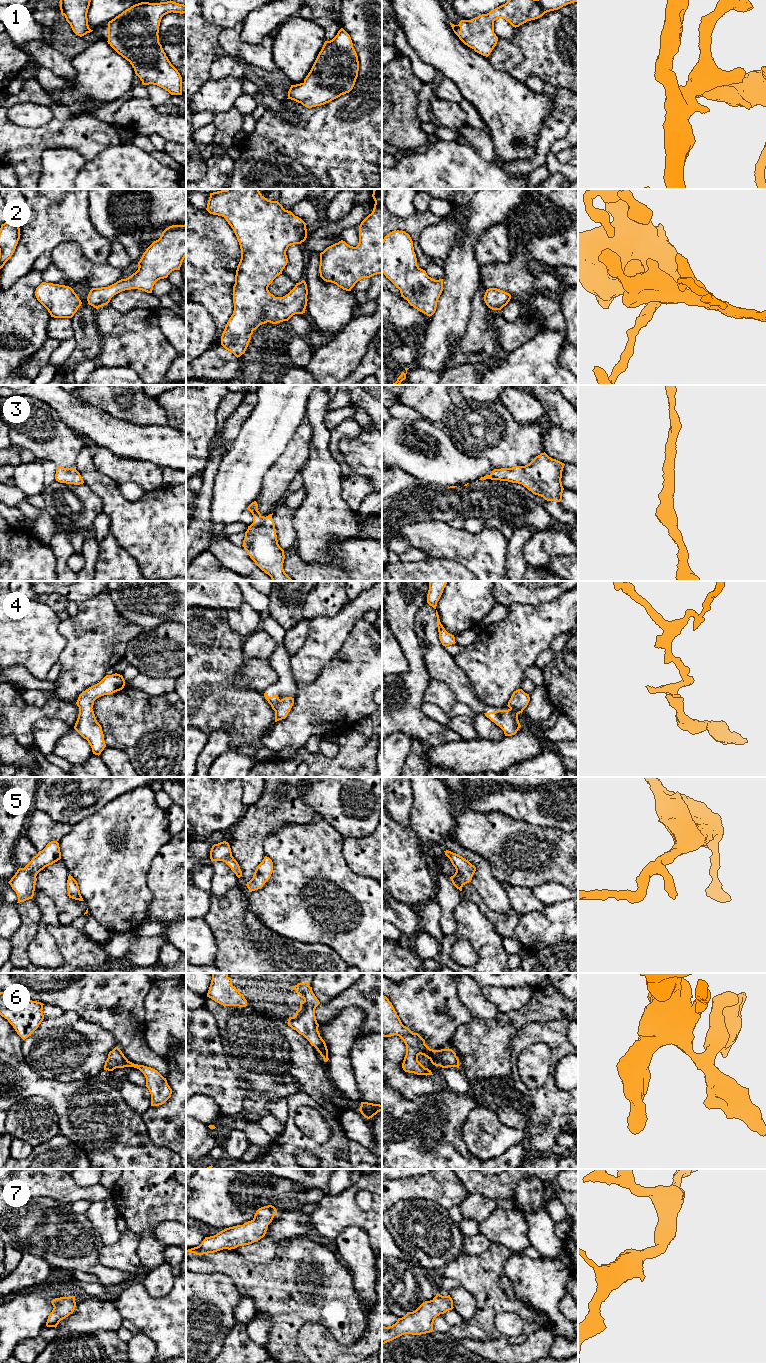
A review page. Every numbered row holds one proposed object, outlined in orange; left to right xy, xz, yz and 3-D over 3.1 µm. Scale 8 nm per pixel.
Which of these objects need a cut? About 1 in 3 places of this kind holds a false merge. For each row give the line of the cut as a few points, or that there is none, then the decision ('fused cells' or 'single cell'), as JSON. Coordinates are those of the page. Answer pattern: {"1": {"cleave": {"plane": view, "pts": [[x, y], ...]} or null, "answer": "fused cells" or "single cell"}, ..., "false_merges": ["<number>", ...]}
{"1": {"cleave": null, "answer": "single cell"}, "2": {"cleave": null, "answer": "single cell"}, "3": {"cleave": null, "answer": "single cell"}, "4": {"cleave": null, "answer": "single cell"}, "5": {"cleave": null, "answer": "single cell"}, "6": {"cleave": null, "answer": "single cell"}, "7": {"cleave": null, "answer": "single cell"}, "false_merges": []}

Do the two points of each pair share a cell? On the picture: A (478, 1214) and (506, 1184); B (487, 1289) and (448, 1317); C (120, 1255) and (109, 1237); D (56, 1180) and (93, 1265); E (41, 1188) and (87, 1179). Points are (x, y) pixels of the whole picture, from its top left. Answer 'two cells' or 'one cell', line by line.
A: two cells
B: two cells
C: two cells
D: two cells
E: two cells

